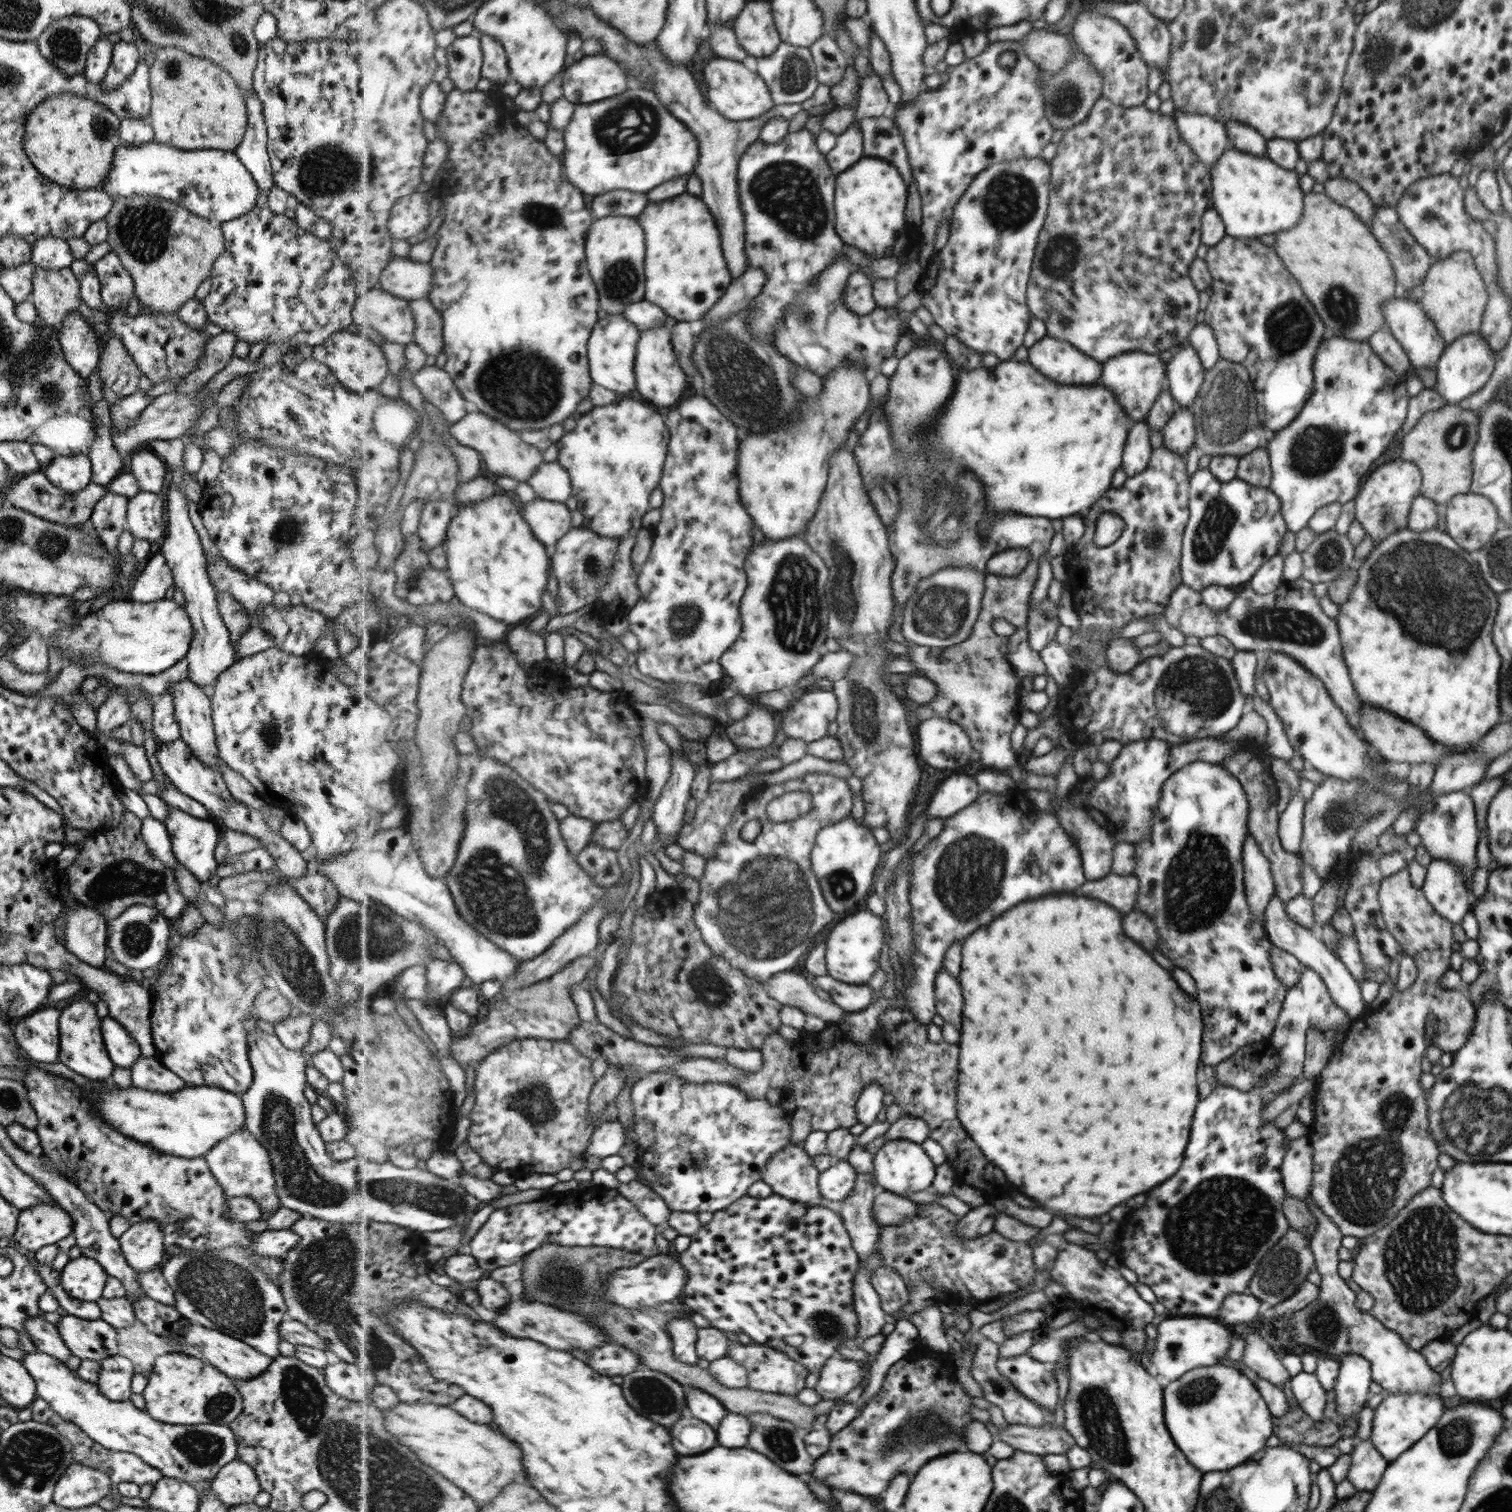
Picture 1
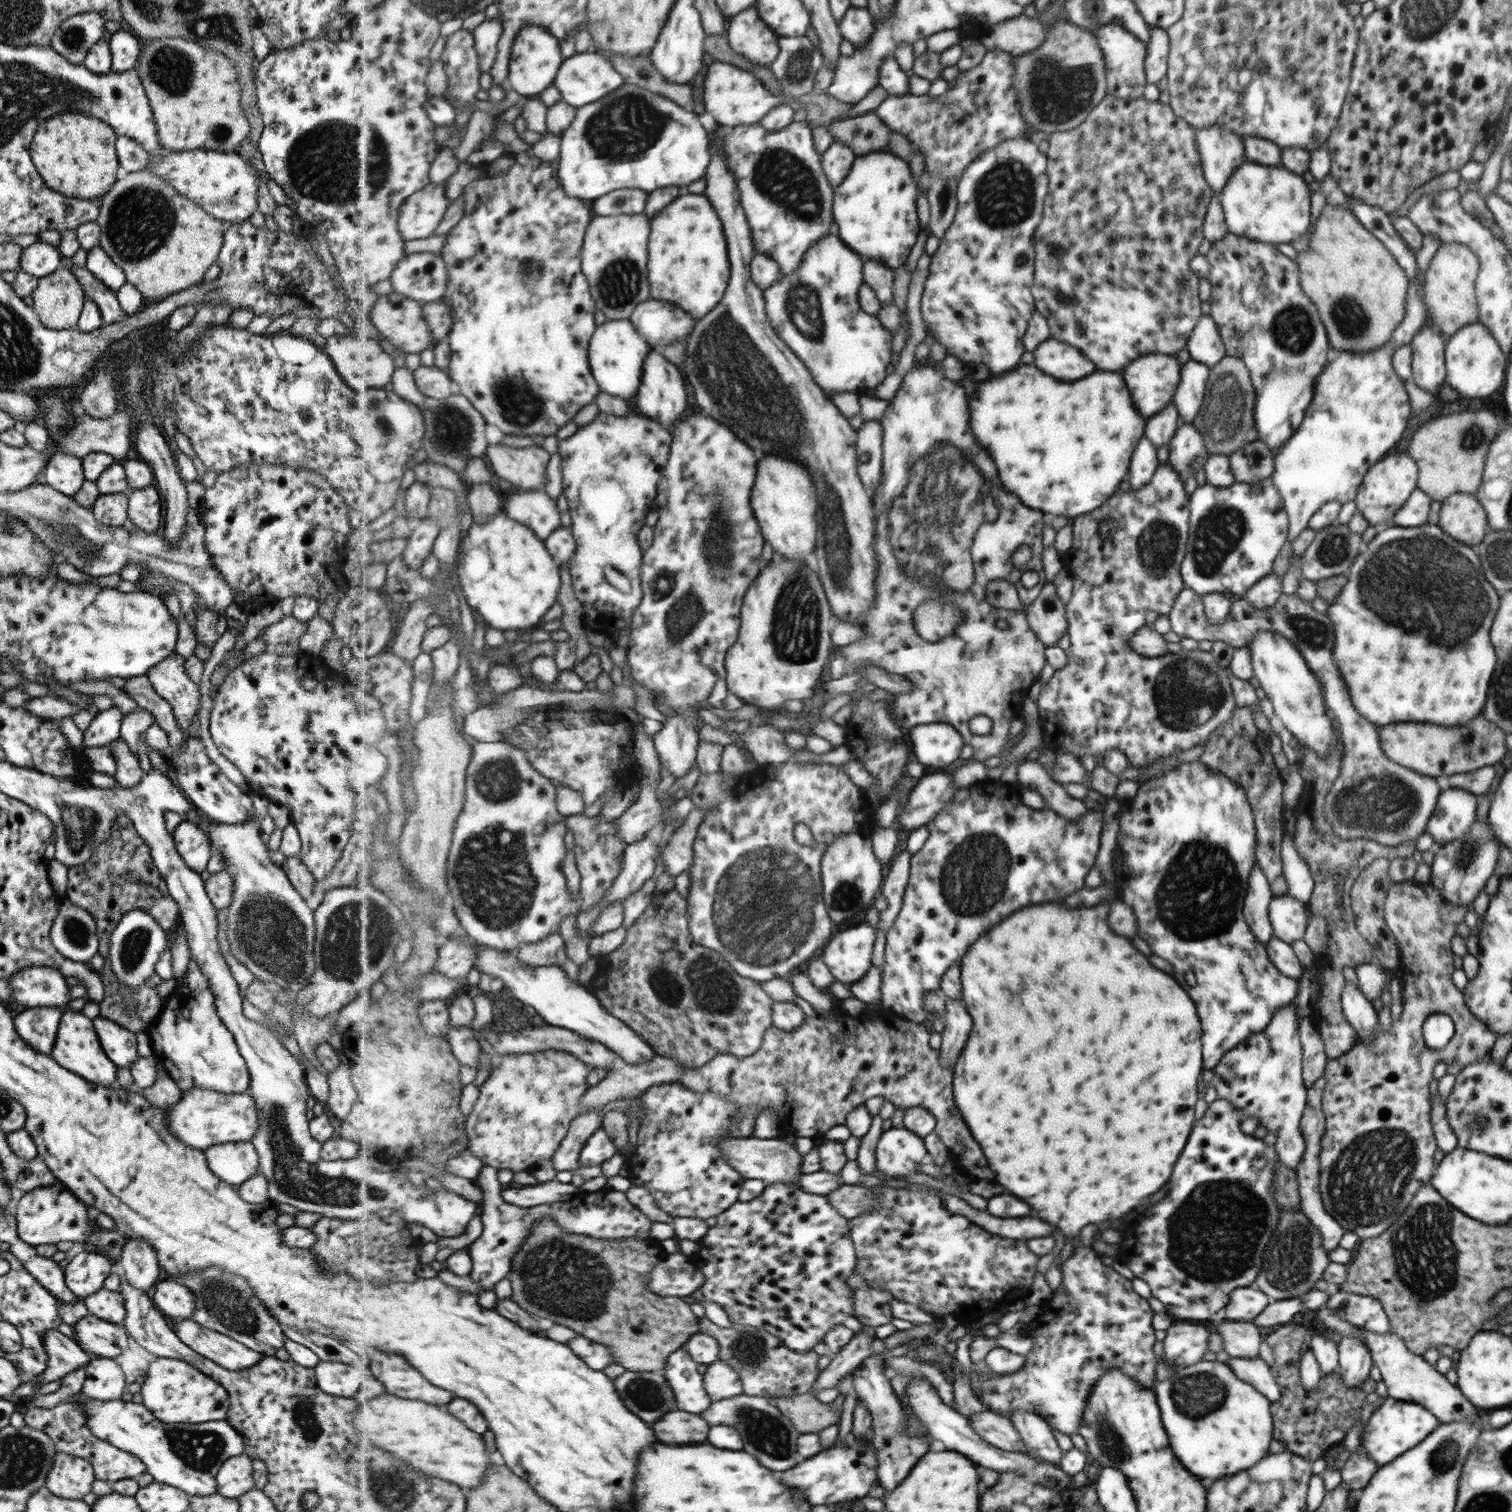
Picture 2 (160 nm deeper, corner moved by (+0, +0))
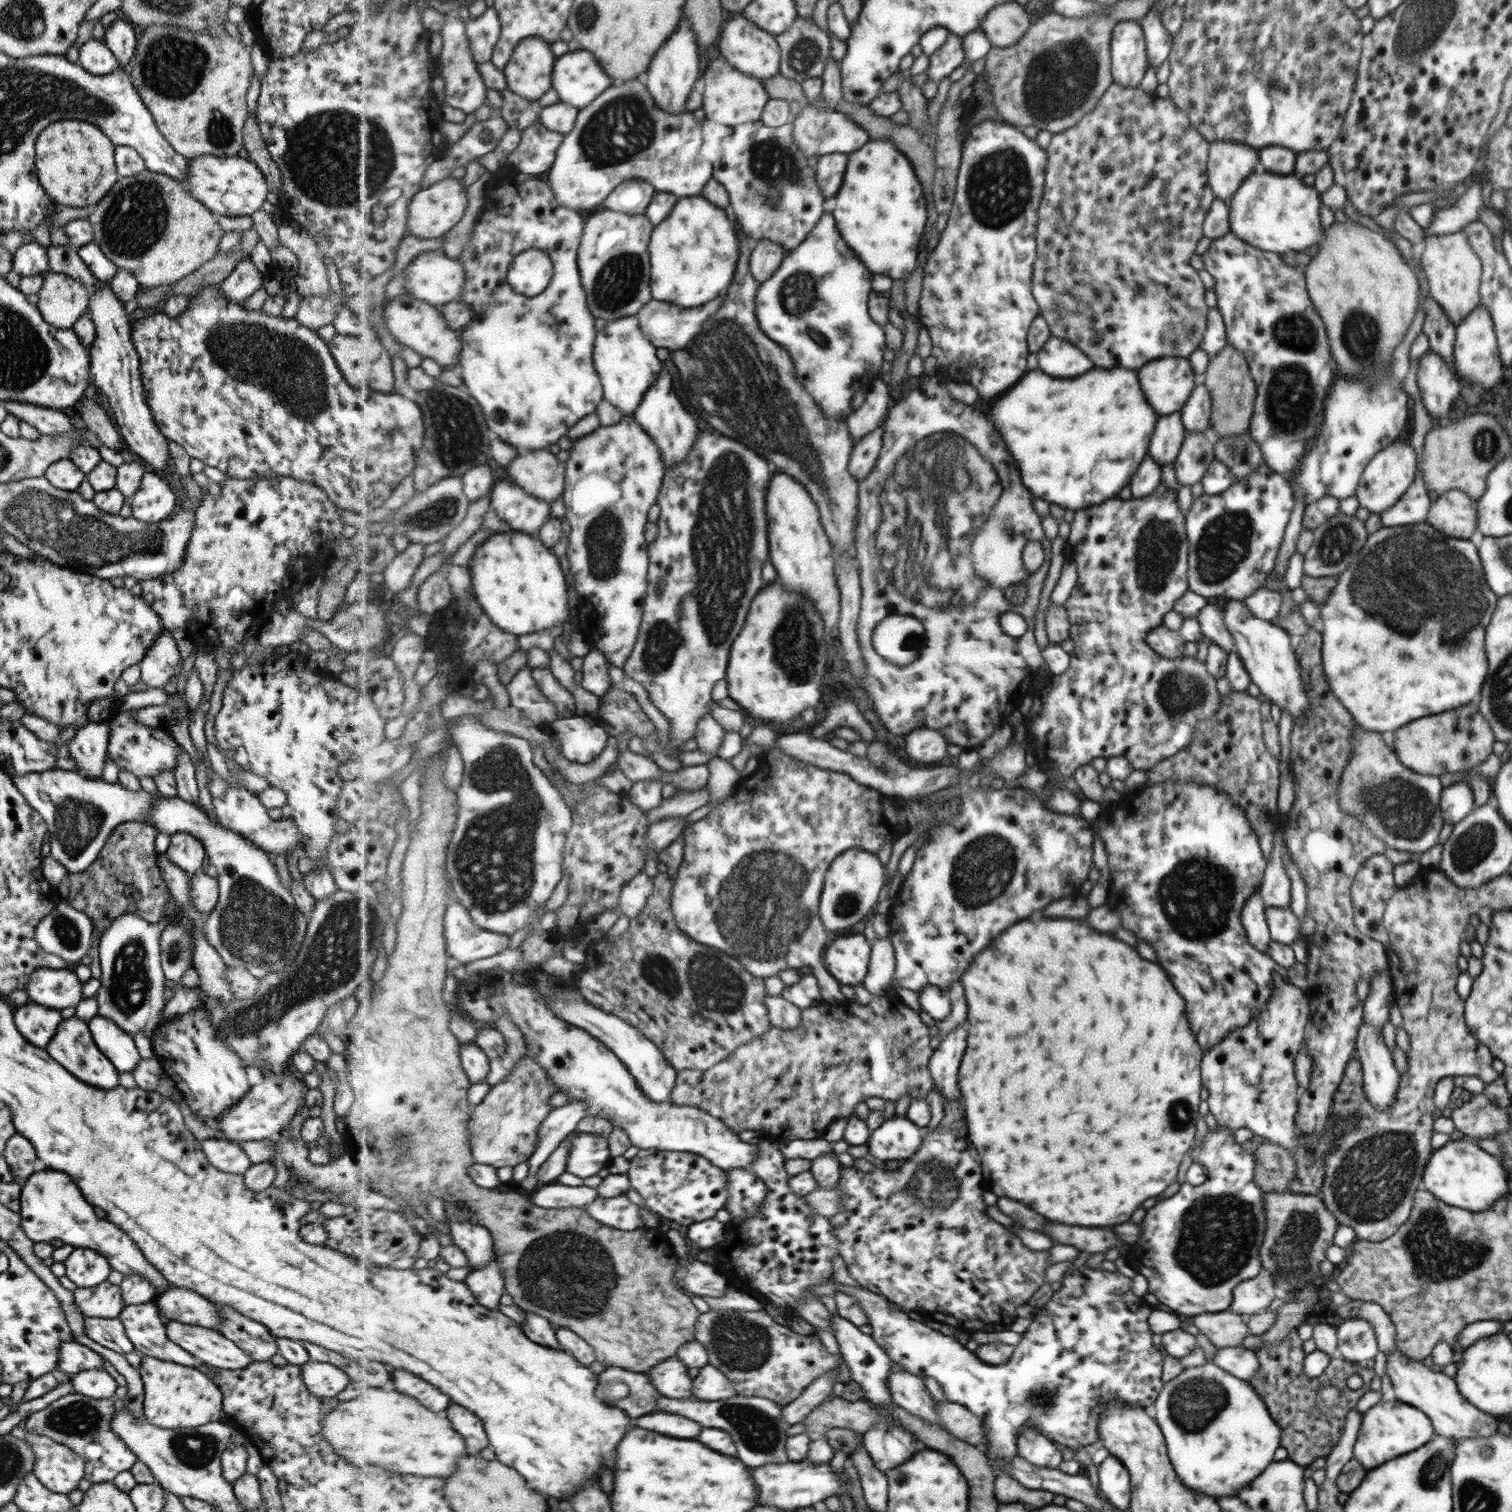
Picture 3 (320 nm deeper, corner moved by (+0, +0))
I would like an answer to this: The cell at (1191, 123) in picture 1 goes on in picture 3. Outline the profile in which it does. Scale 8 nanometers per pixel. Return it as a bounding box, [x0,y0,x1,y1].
[1206,140,1258,200]

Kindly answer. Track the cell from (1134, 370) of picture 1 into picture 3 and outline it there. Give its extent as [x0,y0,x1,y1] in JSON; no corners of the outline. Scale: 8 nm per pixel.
[1137,357,1197,416]

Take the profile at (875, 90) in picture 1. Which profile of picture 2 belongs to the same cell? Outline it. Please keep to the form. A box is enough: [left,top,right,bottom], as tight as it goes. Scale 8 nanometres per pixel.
[839,7,876,49]

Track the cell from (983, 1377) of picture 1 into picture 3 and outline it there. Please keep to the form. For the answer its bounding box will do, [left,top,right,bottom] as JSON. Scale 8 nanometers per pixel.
[1018,1427,1062,1468]

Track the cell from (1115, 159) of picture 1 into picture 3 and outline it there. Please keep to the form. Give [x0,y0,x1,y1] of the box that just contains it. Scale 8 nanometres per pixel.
[1035,85,1214,371]

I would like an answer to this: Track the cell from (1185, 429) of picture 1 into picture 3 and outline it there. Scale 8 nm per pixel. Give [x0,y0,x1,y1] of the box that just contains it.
[1172,432,1214,487]

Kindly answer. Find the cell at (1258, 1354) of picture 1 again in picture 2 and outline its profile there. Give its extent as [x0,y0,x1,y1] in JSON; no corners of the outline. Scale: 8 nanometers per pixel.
[1209,1320,1262,1358]

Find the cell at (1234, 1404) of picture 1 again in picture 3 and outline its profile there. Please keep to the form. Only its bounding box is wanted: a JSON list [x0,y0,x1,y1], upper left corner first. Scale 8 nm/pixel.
[1153,1362,1280,1499]

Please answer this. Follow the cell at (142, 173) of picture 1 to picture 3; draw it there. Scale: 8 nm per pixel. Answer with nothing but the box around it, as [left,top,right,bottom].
[182,155,268,216]

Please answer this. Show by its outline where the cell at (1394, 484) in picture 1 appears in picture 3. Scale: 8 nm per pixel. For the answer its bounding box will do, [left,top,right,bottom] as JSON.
[1355,441,1415,514]

